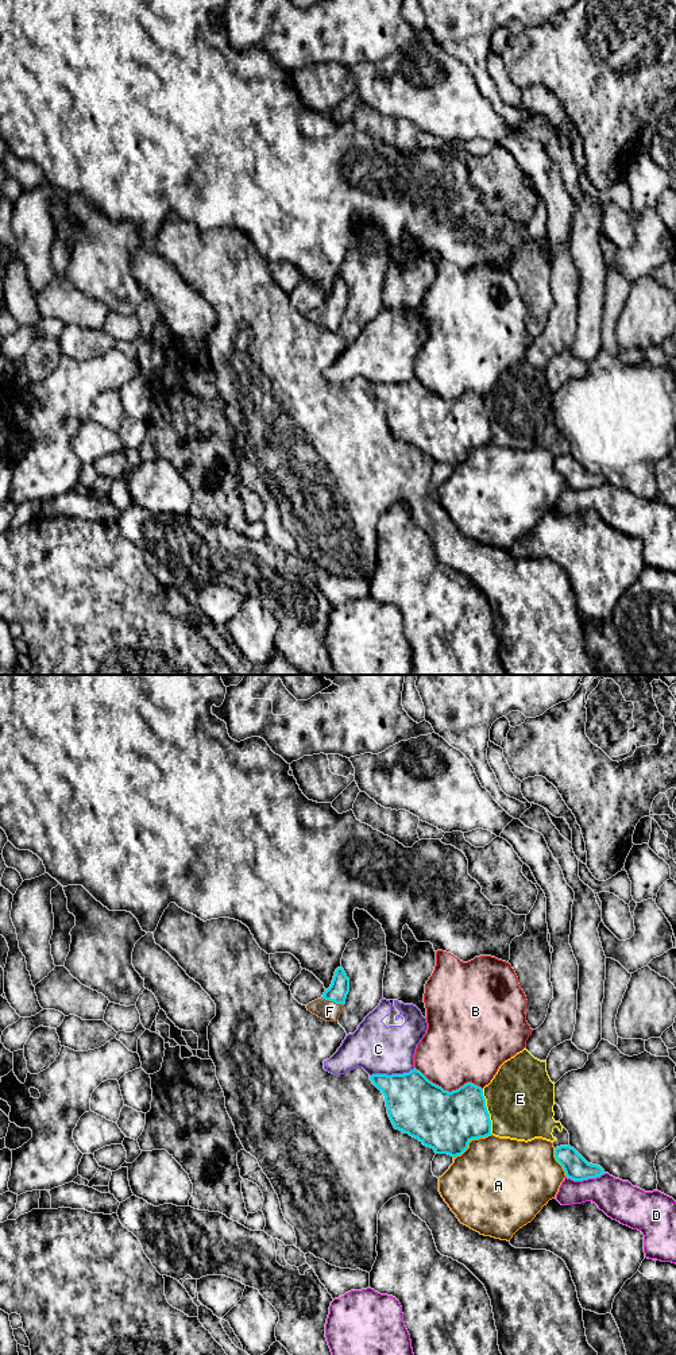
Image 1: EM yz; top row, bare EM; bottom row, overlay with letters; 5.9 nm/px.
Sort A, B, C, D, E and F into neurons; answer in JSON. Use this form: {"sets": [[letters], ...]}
{"sets": [["A"], ["B"], ["C"], ["D"], ["E"], ["F"]]}

